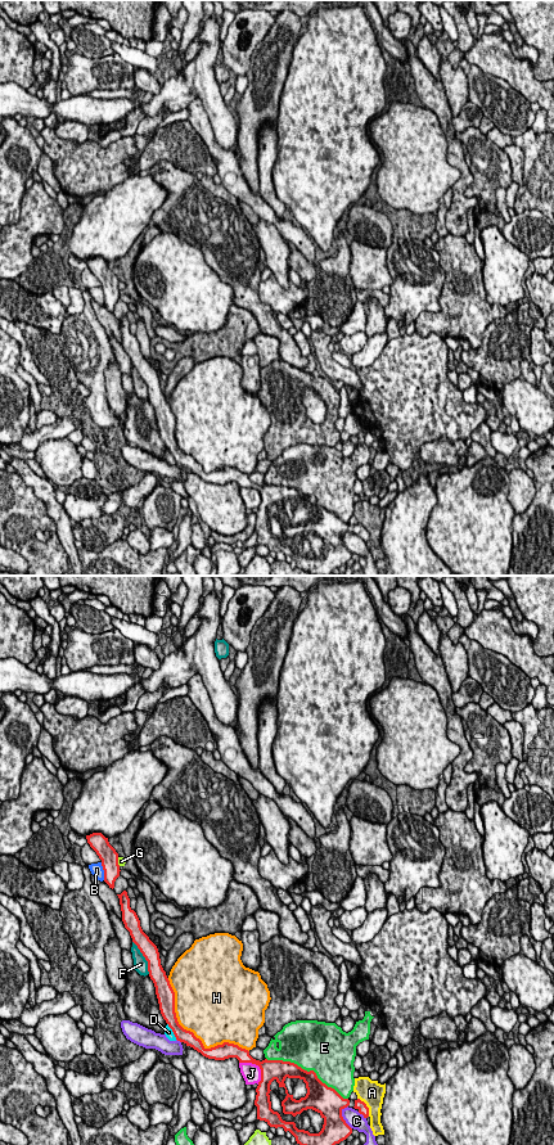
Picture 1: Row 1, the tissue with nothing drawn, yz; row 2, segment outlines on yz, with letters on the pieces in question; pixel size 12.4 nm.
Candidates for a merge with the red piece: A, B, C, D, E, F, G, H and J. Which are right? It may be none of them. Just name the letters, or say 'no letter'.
no letter

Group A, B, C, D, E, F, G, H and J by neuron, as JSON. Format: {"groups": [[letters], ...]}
{"groups": [["A"], ["B"], ["C"], ["D"], ["E"], ["F"], ["G"], ["H"], ["J"]]}

